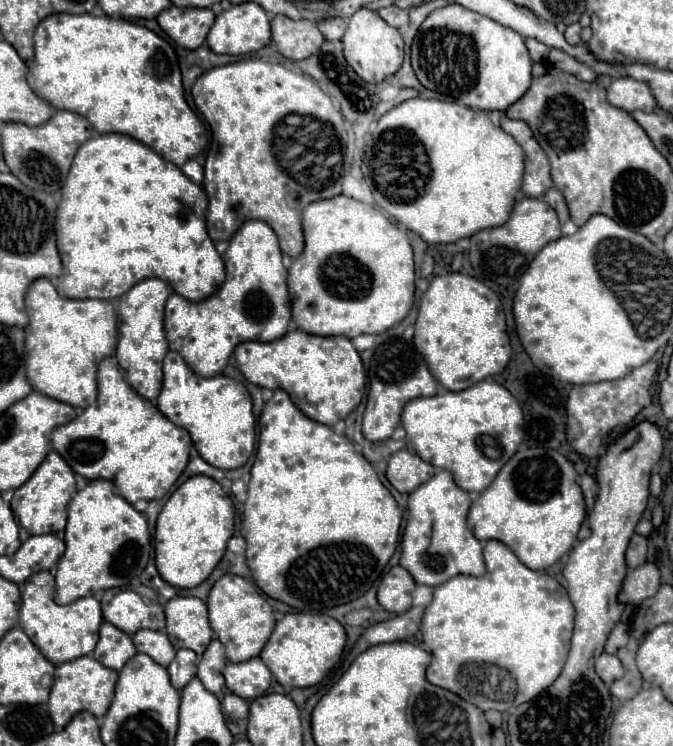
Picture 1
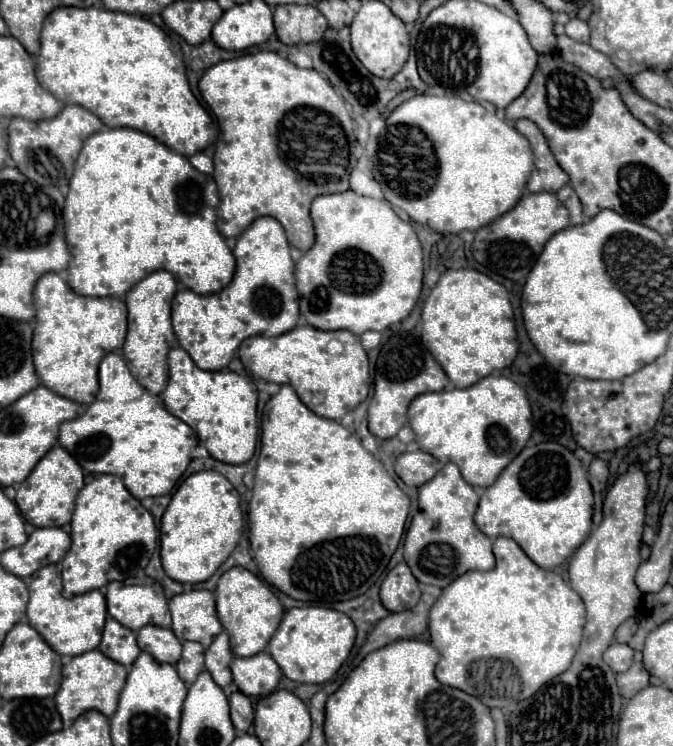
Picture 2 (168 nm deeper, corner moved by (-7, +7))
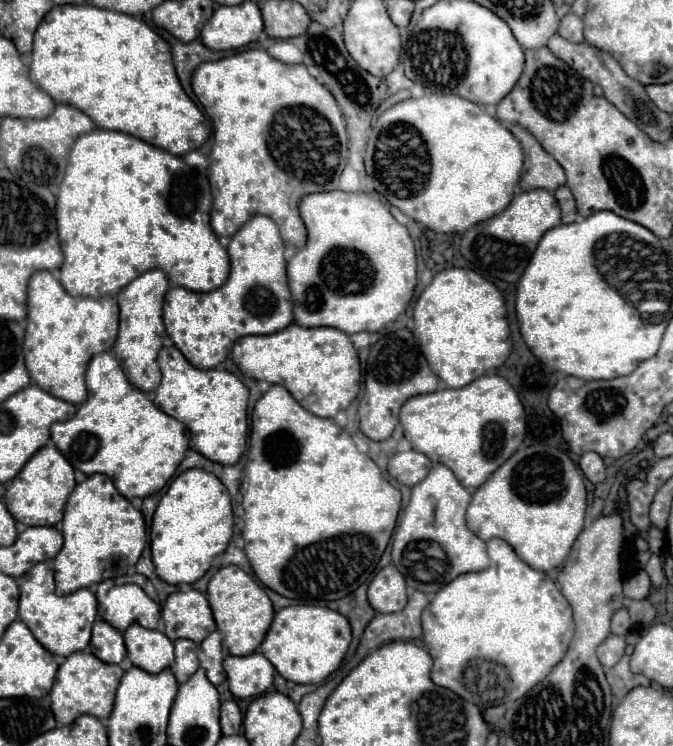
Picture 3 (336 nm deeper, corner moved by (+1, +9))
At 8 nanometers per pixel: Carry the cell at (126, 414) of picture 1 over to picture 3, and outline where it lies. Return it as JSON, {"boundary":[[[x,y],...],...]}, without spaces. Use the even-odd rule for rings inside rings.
{"boundary":[[[96,354],[86,370],[88,400],[74,418],[54,422],[51,439],[66,460],[84,474],[106,474],[124,498],[146,498],[160,492],[186,456],[190,434],[176,418],[156,408],[124,376],[116,356]]]}

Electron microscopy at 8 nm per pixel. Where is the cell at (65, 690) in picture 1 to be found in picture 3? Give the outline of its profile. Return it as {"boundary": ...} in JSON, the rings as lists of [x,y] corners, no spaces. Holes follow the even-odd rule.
{"boundary":[[[88,650],[70,654],[66,658],[66,662],[58,668],[56,680],[54,680],[54,686],[50,692],[56,724],[58,726],[72,724],[72,720],[80,714],[92,714],[100,720],[106,720],[112,712],[114,694],[116,694],[116,688],[120,684],[122,674],[124,674],[124,670],[120,666],[106,664],[106,662],[98,660],[96,656],[92,656],[92,652],[88,652]]]}

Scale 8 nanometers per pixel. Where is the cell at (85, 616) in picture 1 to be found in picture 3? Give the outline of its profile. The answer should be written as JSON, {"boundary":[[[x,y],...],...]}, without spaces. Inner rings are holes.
{"boundary":[[[40,562],[34,564],[19,582],[18,618],[30,628],[36,640],[56,656],[70,656],[90,646],[90,632],[96,620],[96,596],[88,590],[76,590],[68,596],[58,596],[52,570]]]}

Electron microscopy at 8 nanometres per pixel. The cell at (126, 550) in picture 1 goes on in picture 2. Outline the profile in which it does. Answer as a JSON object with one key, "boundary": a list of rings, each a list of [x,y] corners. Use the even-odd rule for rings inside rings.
{"boundary":[[[102,474],[86,484],[76,496],[70,526],[72,544],[62,560],[62,594],[66,598],[98,590],[114,580],[140,576],[156,550],[154,518],[126,490],[120,476]]]}

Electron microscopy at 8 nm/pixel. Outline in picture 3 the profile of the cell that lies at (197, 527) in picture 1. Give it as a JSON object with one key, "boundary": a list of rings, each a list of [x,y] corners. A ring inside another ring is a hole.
{"boundary":[[[200,468],[182,472],[168,486],[166,494],[162,496],[162,500],[154,512],[152,530],[150,530],[150,548],[152,548],[152,560],[156,566],[156,574],[168,584],[196,582],[212,566],[212,560],[226,550],[226,546],[232,538],[232,526],[234,526],[234,516],[232,516],[230,494],[228,494],[226,486],[214,474],[200,470]]]}

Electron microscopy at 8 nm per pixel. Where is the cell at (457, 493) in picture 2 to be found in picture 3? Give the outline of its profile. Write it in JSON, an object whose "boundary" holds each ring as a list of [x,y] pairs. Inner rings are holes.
{"boundary":[[[436,464],[424,484],[420,482],[412,488],[410,504],[402,514],[392,542],[392,564],[402,572],[410,588],[434,594],[464,572],[488,568],[486,542],[466,526],[466,508],[470,500],[470,490],[466,490],[444,464]]]}

